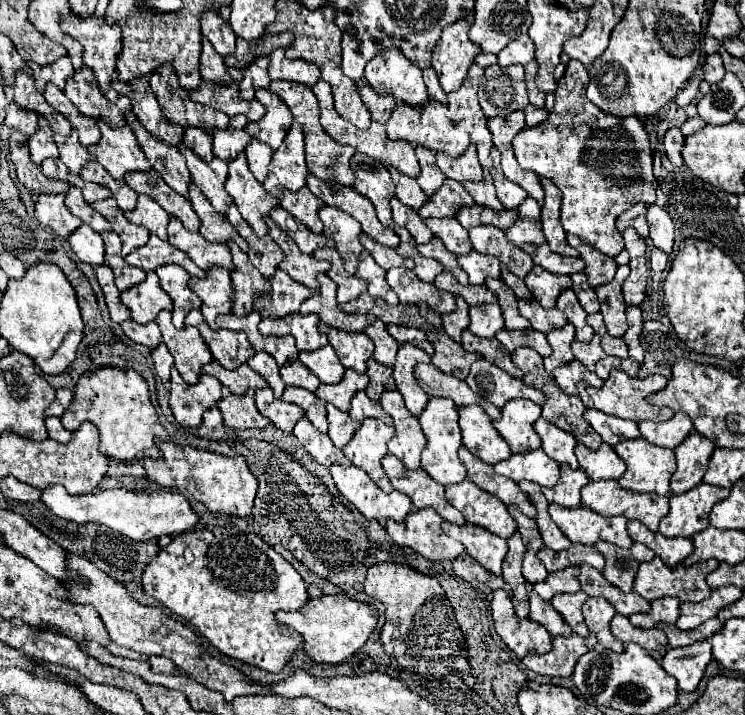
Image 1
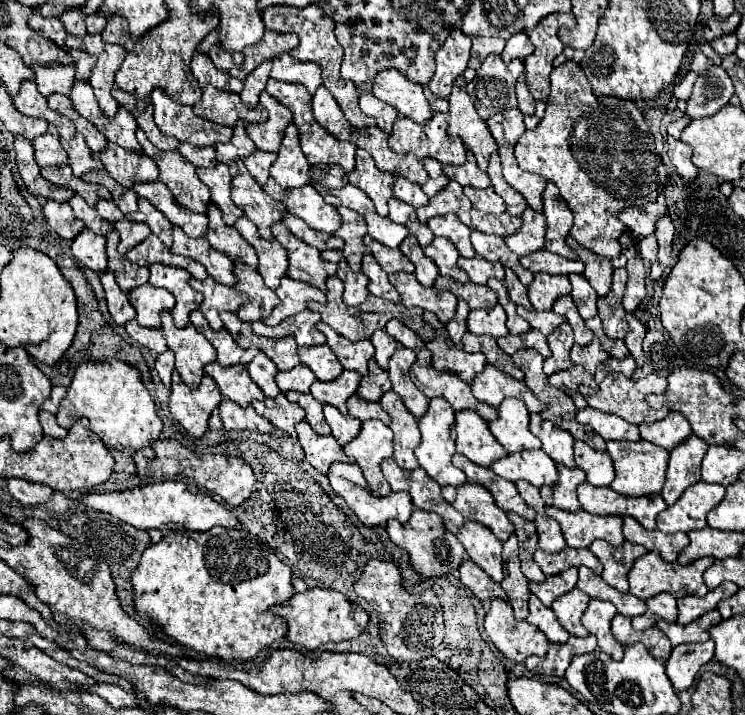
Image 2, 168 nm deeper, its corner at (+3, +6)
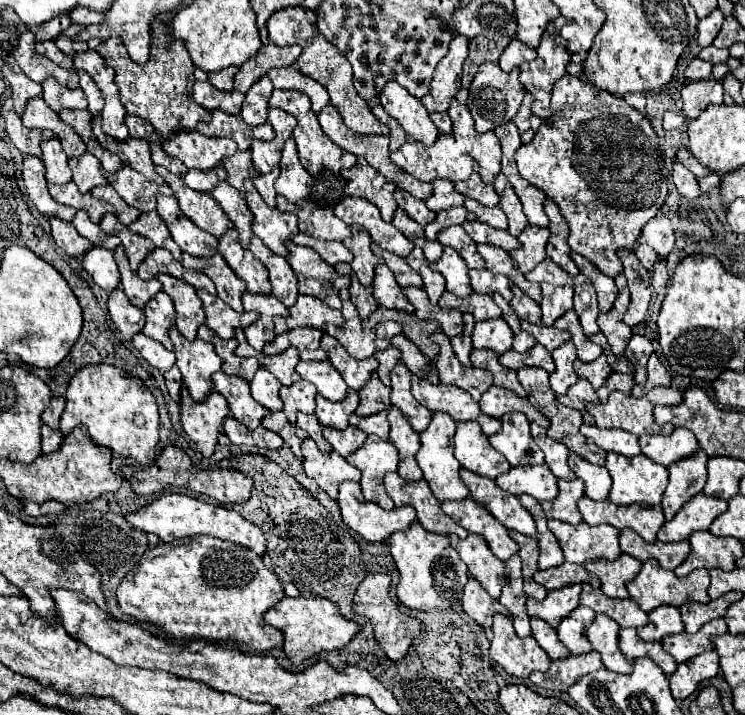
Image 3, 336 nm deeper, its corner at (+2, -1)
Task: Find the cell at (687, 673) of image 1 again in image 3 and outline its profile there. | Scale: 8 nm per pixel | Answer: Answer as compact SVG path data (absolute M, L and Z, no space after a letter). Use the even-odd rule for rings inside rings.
M717 651L701 653L685 663L677 665L677 671L669 677L671 693L675 699L687 699L703 679L715 677L719 671Z

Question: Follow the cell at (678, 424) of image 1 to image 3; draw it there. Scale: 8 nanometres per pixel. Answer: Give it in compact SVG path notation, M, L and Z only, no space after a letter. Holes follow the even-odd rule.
M681 427L675 429L671 435L643 435L639 437L639 445L641 453L665 467L693 455L699 449L695 435L689 429Z

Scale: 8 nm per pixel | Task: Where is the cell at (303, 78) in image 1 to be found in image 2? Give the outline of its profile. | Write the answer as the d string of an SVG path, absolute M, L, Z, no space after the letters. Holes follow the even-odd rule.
M280 54L272 60L270 76L274 80L282 80L282 82L304 84L310 94L316 94L318 86L322 86L320 66L316 66L312 62L298 62L290 54Z

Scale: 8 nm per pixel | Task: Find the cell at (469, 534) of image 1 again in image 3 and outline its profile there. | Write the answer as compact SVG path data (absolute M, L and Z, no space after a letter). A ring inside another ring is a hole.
M471 533L465 539L457 539L457 535L451 535L449 539L451 545L457 549L461 561L469 567L469 573L485 587L491 597L497 599L507 583L503 561L493 555L481 535Z

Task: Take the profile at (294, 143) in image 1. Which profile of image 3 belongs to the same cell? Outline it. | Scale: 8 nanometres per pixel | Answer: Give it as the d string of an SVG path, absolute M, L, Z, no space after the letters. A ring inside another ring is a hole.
M289 137L285 141L279 167L281 167L281 175L275 181L275 189L279 195L283 195L287 201L295 203L311 193L311 175L299 163L297 145L295 145L293 137Z

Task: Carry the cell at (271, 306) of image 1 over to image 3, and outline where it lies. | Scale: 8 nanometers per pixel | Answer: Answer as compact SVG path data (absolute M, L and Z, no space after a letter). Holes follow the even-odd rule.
M299 295L297 303L293 307L289 307L289 315L275 319L275 335L281 335L281 333L297 329L297 327L323 329L325 323L343 325L343 317L337 309L325 307L325 303L321 303L321 299L311 297L311 295Z

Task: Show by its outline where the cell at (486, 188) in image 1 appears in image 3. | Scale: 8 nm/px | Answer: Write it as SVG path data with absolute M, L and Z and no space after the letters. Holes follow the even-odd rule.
M465 199L465 207L467 207L467 211L475 213L481 223L491 225L495 229L507 229L507 217L501 211L501 207L485 207L485 205L477 203L475 199Z

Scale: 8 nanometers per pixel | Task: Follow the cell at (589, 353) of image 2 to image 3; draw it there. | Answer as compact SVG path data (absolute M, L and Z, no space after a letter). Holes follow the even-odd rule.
M599 355L593 363L585 363L581 359L575 359L573 363L575 367L575 373L583 379L587 379L595 389L599 389L603 385L603 381L609 377L611 373L611 367L607 363L607 357L605 355Z

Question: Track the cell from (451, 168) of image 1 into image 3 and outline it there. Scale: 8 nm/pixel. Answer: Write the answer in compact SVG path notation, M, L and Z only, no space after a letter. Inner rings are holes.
M477 169L471 173L471 177L469 177L467 181L455 183L455 189L457 189L461 195L471 197L471 199L475 199L475 201L479 201L479 203L483 203L483 205L487 205L487 207L495 207L495 205L499 203L499 197L497 197L493 185L483 183L481 177L479 177L479 173L477 173Z

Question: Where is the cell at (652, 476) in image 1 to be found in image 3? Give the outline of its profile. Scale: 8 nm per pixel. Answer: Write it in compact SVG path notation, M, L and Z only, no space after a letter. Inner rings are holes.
M607 453L607 463L605 463L613 487L609 493L609 501L615 505L633 505L633 503L643 503L643 505L657 505L661 503L661 497L667 489L667 467L655 463L647 455L635 455L635 457L625 457L617 453Z

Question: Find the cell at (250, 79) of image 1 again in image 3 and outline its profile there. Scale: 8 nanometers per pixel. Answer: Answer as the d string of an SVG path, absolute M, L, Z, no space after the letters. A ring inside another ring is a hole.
M265 75L265 79L259 79L245 95L241 117L247 125L259 125L267 121L267 107L269 107L269 97L273 91L271 79Z

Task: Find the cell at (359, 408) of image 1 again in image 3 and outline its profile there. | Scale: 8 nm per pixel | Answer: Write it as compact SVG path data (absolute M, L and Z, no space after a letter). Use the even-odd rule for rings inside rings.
M387 411L369 415L369 417L359 417L359 415L349 415L349 423L359 427L365 433L375 433L381 439L389 439L389 421L387 421Z

